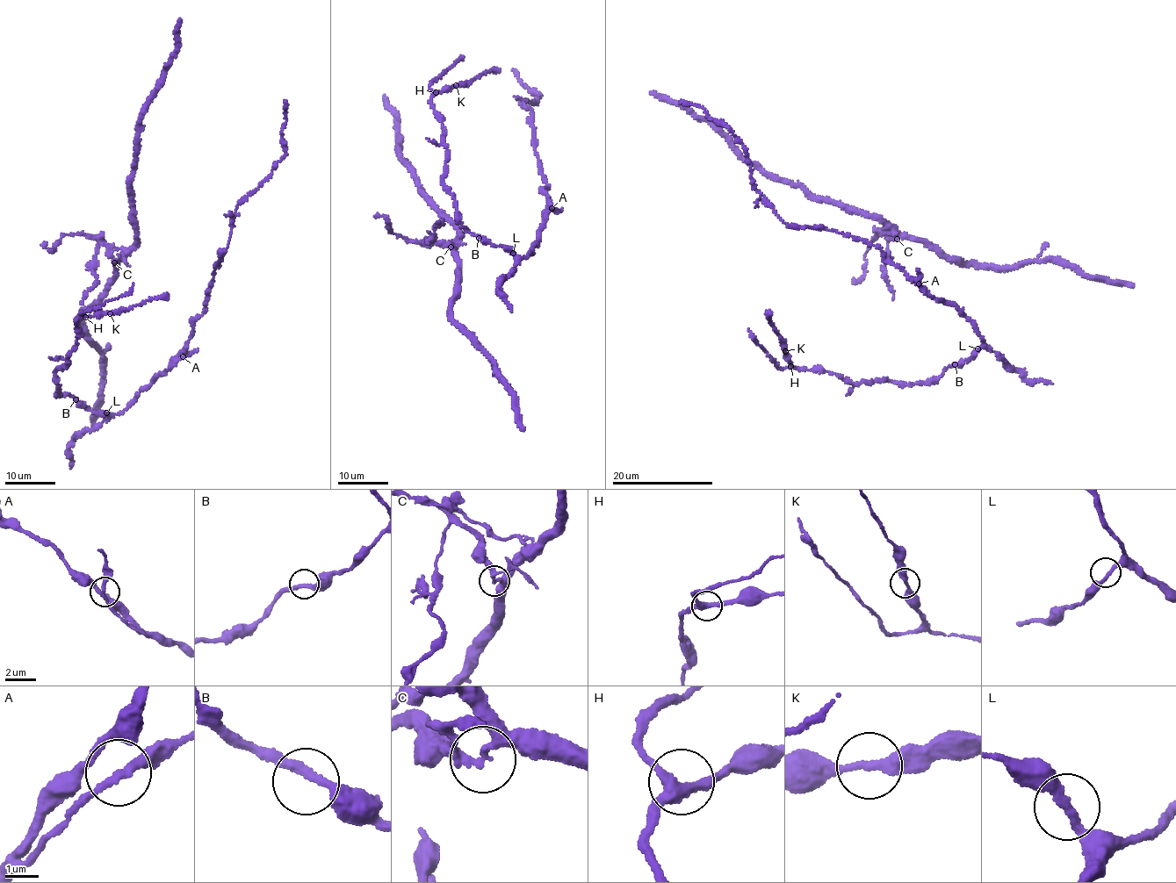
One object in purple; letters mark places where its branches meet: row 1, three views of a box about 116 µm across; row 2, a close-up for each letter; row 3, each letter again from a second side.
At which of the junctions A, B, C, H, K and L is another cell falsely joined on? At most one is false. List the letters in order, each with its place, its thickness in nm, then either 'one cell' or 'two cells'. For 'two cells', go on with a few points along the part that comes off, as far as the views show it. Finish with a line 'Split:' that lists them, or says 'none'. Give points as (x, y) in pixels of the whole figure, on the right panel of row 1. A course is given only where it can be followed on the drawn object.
A: at (919, 283); 240 nm thick; one cell
B: at (955, 364); 260 nm thick; one cell
C: at (897, 239); 220 nm thick; two cells; foreign part runs (897, 239), (879, 233), (866, 254), (866, 272), (854, 282)
H: at (790, 366); 320 nm thick; one cell
K: at (785, 351); 260 nm thick; one cell
L: at (977, 348); 240 nm thick; one cell
Split: C

